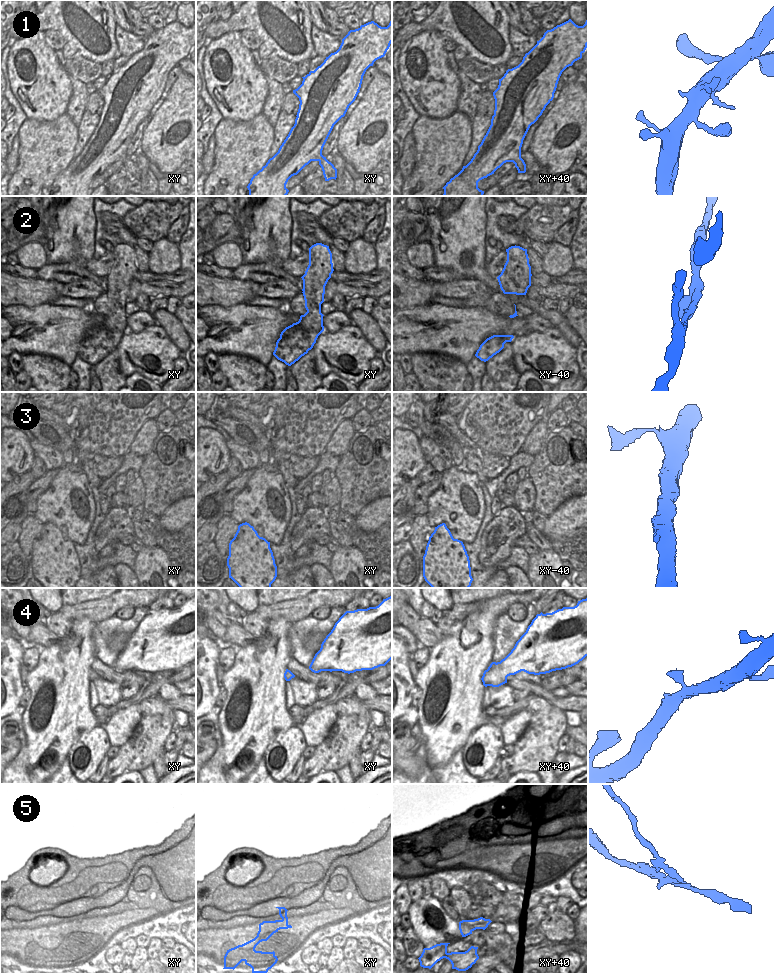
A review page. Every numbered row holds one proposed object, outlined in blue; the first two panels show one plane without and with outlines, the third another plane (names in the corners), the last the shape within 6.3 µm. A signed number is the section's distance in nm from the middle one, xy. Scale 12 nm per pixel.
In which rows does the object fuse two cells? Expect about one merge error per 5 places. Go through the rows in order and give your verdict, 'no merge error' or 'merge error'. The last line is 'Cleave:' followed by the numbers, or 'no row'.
1: no merge error
2: no merge error
3: no merge error
4: no merge error
5: no merge error
Cleave: no row

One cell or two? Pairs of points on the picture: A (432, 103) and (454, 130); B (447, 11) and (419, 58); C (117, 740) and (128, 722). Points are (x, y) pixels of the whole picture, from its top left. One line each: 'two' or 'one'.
A: two
B: two
C: one

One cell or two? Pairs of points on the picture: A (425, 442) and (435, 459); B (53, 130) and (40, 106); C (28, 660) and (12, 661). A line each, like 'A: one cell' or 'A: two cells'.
A: one cell
B: two cells
C: two cells

